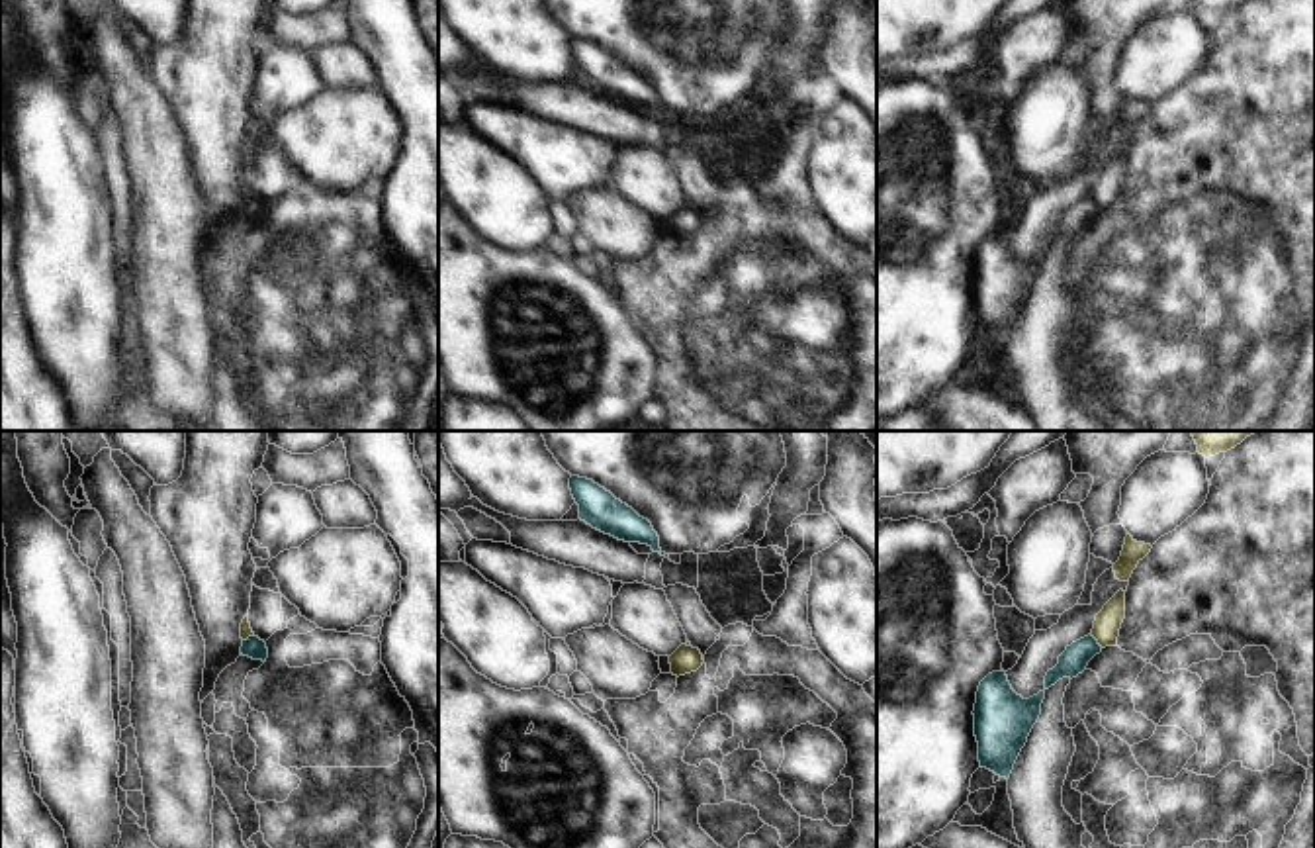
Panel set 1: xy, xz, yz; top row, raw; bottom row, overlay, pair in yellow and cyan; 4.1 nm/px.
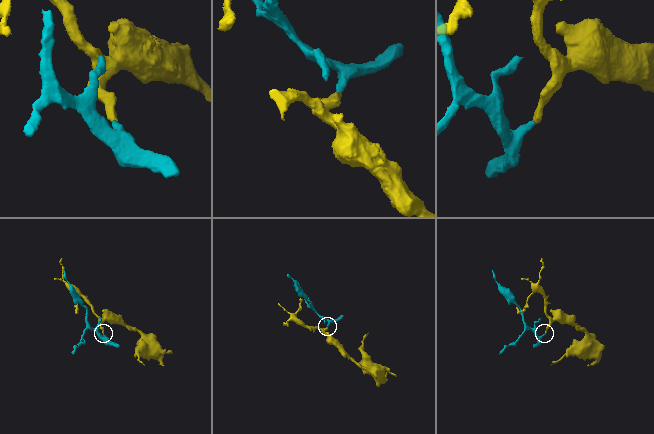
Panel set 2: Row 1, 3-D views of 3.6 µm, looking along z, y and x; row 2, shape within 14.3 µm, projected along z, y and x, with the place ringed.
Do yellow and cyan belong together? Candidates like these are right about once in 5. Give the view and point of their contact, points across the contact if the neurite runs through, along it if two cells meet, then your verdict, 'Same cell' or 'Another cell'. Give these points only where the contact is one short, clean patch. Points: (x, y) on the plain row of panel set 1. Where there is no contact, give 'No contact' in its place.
Touches yellow at yz (1096, 200). Boundary: yz (1090, 196), (1102, 208). Another cell.

